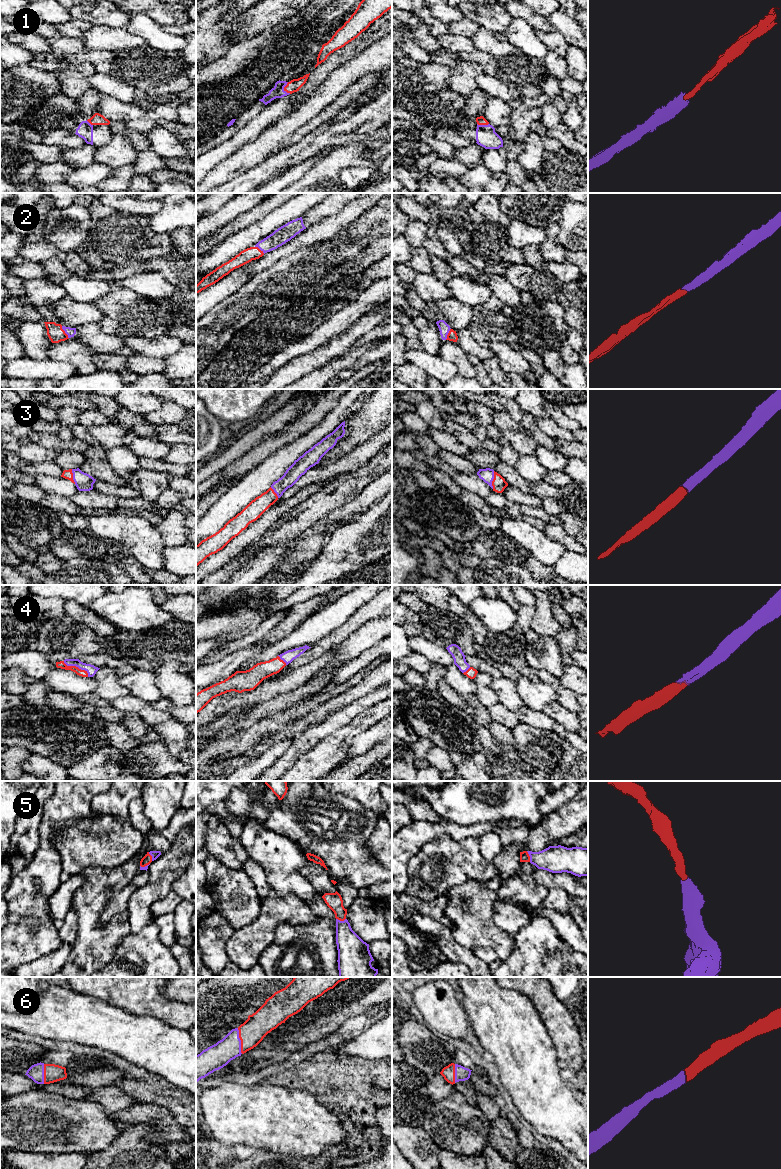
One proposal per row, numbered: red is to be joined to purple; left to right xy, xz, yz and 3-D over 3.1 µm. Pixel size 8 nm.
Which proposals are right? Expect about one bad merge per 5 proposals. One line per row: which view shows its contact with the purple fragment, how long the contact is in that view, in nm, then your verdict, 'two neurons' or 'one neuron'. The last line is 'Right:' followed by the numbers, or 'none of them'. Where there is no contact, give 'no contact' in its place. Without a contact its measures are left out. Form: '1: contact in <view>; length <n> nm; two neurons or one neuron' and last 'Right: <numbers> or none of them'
1: contact in xz; length 100 nm; one neuron
2: contact in xy; length 120 nm; one neuron
3: contact in yz; length 140 nm; one neuron
4: contact in xy; length 240 nm; one neuron
5: contact in yz; length 90 nm; one neuron
6: contact in xz; length 220 nm; one neuron
Right: 1, 2, 3, 4, 5, 6

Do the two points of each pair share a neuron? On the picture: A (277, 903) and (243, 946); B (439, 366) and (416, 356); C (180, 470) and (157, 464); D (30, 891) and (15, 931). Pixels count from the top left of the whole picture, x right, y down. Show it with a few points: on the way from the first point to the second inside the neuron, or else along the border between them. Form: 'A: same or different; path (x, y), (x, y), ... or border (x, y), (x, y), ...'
A: same; path (272, 914), (268, 921), (254, 935)
B: same; path (433, 365), (422, 359)
C: same; path (174, 470), (163, 467)
D: same; path (29, 901), (29, 917), (25, 921)

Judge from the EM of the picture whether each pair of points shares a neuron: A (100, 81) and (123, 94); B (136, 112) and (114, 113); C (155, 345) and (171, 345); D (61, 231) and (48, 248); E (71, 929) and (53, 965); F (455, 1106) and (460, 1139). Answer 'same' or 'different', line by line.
A: same
B: same
C: same
D: different
E: same
F: same

